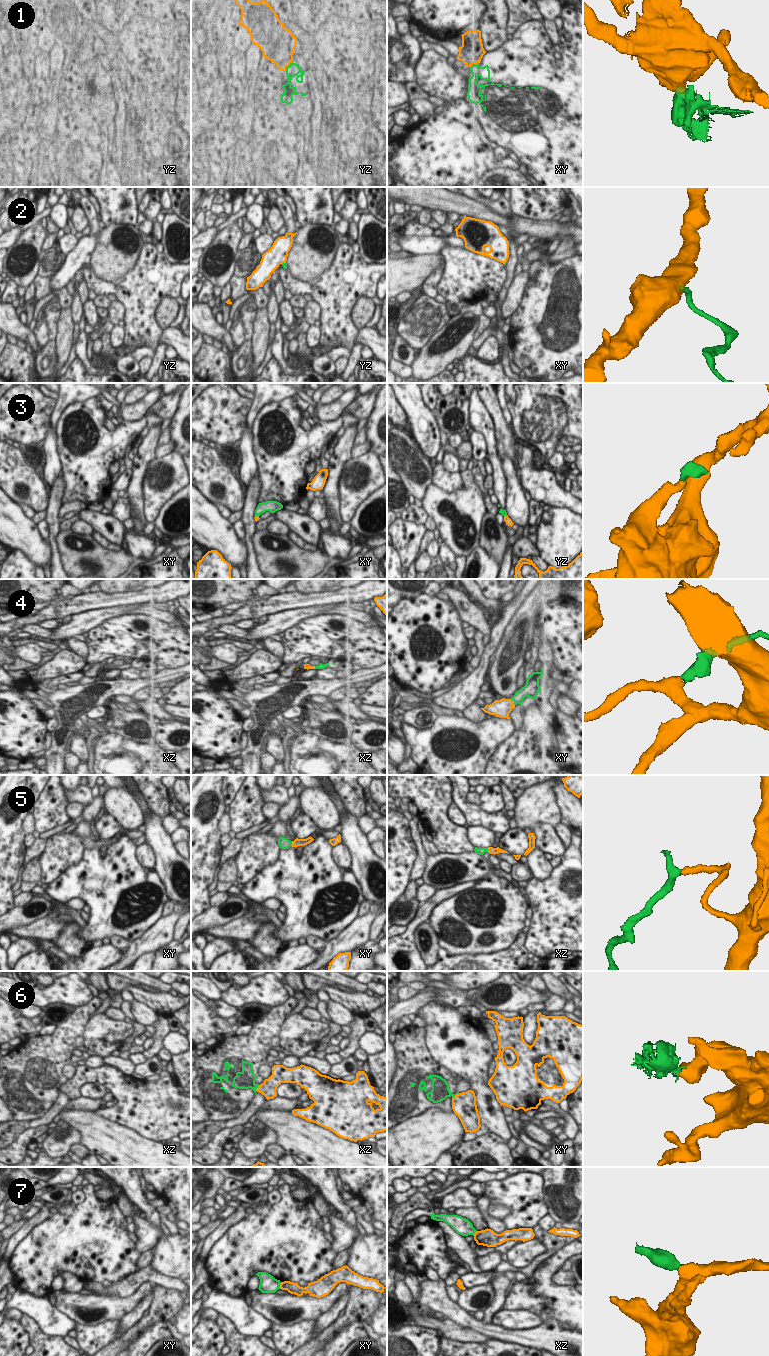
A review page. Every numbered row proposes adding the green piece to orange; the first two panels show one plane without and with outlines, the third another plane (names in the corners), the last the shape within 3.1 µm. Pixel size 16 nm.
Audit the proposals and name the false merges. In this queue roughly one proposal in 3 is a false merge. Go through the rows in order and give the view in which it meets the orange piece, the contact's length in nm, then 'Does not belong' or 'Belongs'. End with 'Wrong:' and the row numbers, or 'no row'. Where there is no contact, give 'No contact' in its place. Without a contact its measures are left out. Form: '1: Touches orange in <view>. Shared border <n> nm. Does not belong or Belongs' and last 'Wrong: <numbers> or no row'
1: Touches orange in yz. Shared border 180 nm. Does not belong
2: Touches orange in yz. Shared border 70 nm. Belongs
3: Touches orange in xy. Shared border 70 nm. Belongs
4: Touches orange in xz. Shared border 50 nm. Belongs
5: Touches orange in xy. Shared border 90 nm. Belongs
6: Touches orange in xy. Shared border 150 nm. Does not belong
7: Touches orange in xy. Shared border 120 nm. Does not belong
Wrong: 1, 6, 7.

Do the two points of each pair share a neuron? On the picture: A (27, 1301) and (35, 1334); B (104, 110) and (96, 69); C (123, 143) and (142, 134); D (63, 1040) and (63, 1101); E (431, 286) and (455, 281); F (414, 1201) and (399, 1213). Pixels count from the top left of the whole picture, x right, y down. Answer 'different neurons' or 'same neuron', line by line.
A: different neurons
B: same neuron
C: different neurons
D: different neurons
E: different neurons
F: same neuron

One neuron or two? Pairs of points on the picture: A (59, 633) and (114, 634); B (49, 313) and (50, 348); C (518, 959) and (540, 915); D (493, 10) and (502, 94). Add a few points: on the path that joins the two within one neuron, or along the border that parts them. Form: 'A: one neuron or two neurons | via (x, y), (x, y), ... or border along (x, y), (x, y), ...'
A: two neurons | border along (107, 619), (87, 632)
B: one neuron | via (52, 322), (52, 339)
C: two neurons | border along (525, 933), (524, 947), (529, 952)
D: two neurons | border along (507, 39), (498, 48), (486, 52)

